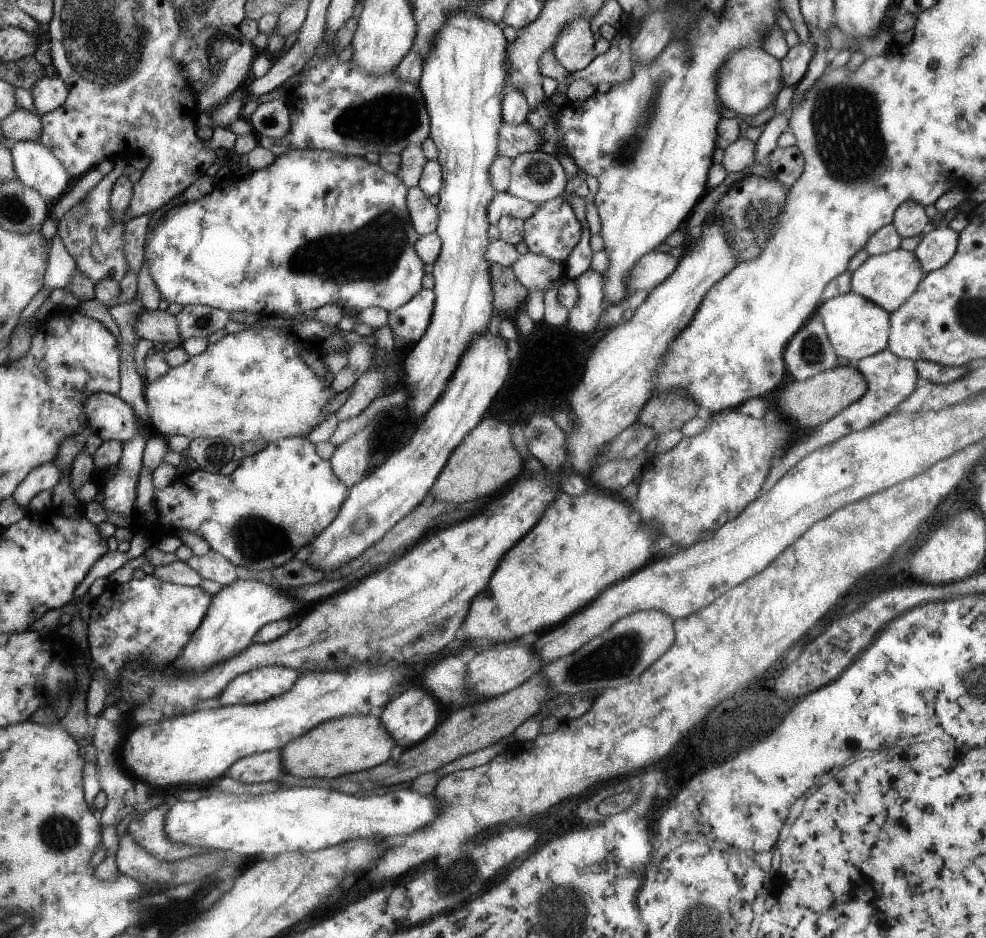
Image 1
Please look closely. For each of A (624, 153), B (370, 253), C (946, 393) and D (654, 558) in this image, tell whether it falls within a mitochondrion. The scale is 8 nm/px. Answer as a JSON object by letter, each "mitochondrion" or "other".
{"A":"mitochondrion","B":"mitochondrion","C":"other","D":"other"}

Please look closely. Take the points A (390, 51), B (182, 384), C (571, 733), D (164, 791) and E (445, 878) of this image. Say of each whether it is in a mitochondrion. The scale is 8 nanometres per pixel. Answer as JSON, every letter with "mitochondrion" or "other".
{"A":"other","B":"other","C":"other","D":"other","E":"other"}

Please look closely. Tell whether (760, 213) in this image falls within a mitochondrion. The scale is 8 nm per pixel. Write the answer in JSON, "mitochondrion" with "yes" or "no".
{"mitochondrion":"yes"}

